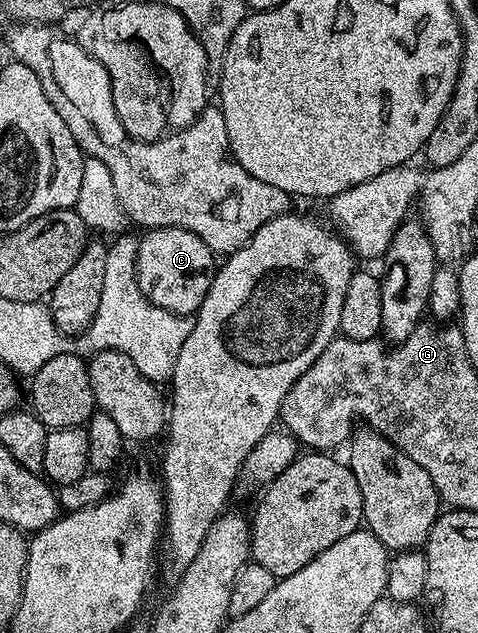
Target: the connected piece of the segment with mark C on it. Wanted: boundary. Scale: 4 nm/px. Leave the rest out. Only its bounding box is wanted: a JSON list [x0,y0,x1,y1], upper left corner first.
[137,227,215,316]

